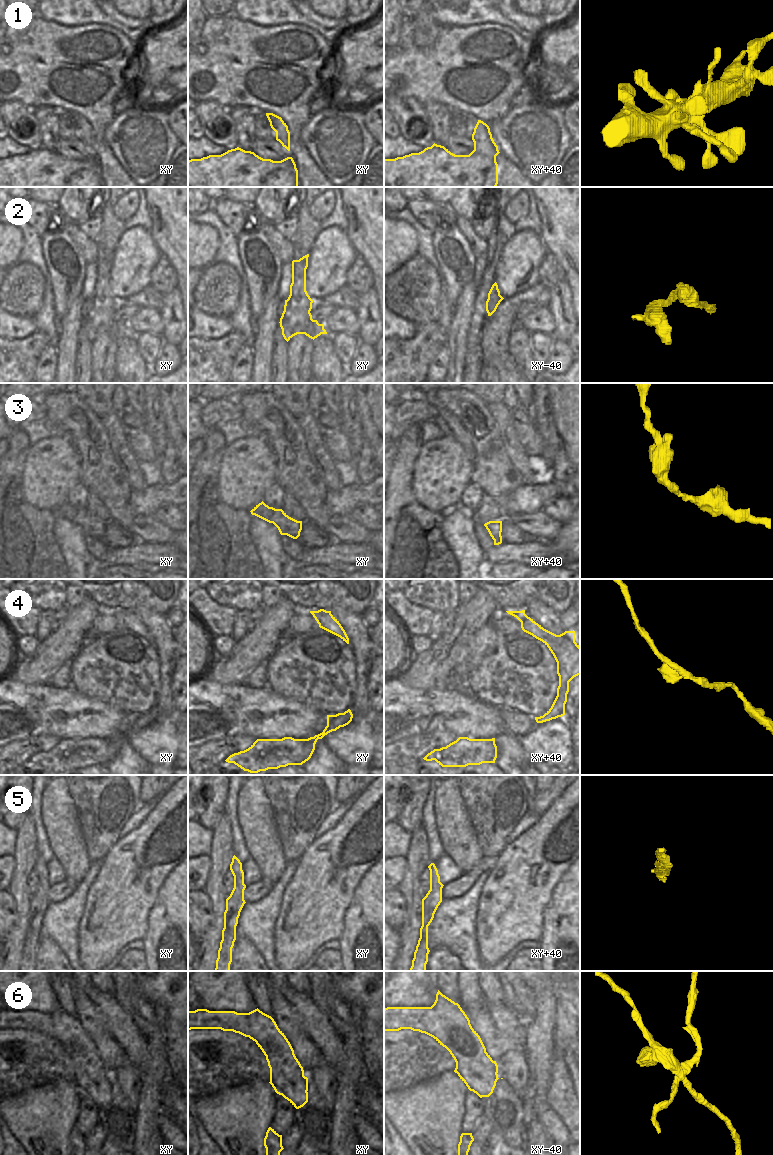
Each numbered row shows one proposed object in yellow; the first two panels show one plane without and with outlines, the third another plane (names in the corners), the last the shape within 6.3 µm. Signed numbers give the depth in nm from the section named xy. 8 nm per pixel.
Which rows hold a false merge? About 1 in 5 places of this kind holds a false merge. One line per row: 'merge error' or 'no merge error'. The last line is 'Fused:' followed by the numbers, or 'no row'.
1: no merge error
2: no merge error
3: no merge error
4: no merge error
5: no merge error
6: merge error
Fused: 6

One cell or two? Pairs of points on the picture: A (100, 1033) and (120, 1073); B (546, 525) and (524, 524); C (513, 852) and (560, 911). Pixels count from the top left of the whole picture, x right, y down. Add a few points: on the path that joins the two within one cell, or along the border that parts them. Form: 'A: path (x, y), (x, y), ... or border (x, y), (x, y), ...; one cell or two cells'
A: border (107, 1067), (134, 1067), (139, 1076); two cells
B: path (541, 525), (529, 524); one cell
C: border (561, 878), (544, 910), (543, 921); two cells

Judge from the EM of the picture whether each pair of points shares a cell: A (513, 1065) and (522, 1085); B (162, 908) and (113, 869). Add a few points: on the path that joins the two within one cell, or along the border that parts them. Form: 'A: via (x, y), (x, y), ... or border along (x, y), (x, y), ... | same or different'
A: via (514, 1070), (520, 1080) | same
B: border along (164, 880), (156, 901), (148, 914), (147, 924) | different

